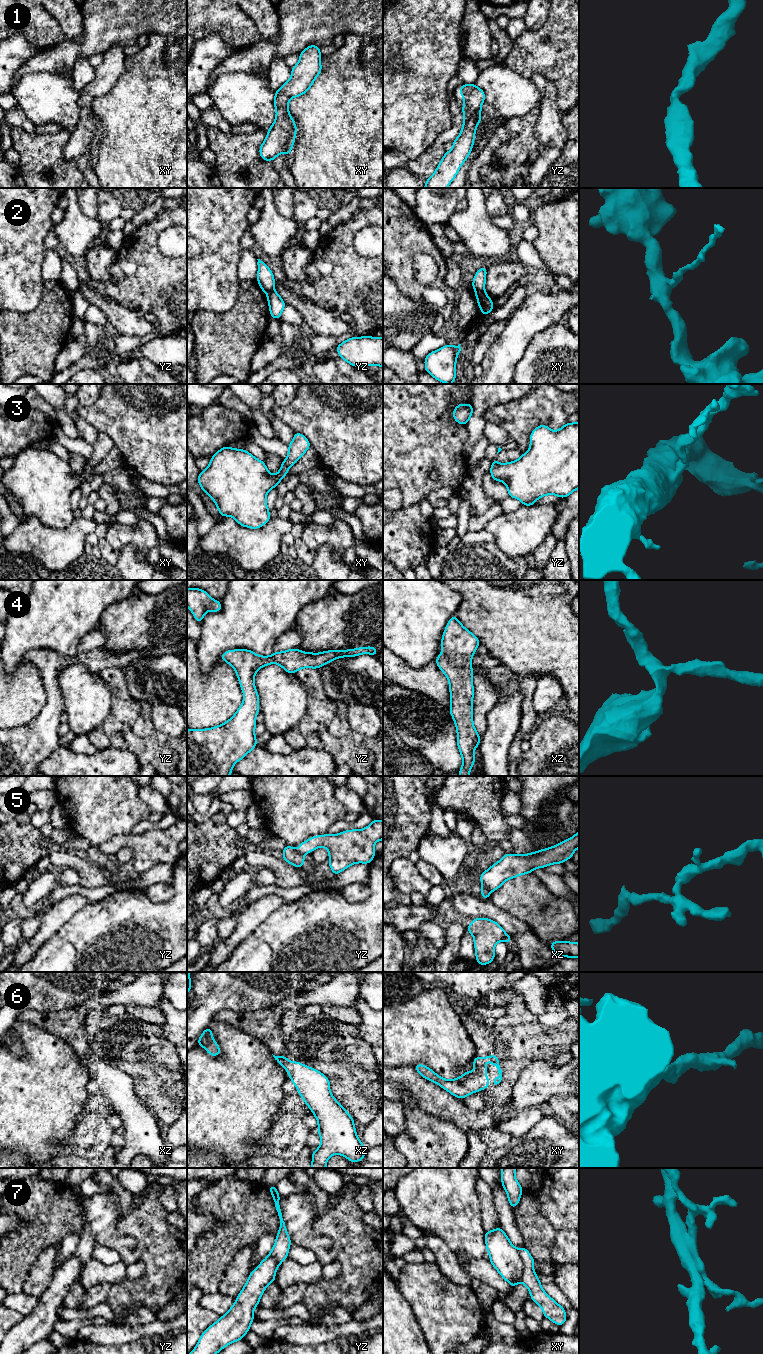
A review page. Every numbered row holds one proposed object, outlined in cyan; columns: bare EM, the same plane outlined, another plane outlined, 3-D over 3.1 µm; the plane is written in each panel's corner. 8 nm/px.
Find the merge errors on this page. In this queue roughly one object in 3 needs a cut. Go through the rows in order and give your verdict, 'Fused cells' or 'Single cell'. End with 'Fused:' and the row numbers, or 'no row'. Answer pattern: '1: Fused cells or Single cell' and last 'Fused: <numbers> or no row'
1: Single cell
2: Fused cells
3: Single cell
4: Single cell
5: Fused cells
6: Single cell
7: Fused cells
Fused: 2, 5, 7

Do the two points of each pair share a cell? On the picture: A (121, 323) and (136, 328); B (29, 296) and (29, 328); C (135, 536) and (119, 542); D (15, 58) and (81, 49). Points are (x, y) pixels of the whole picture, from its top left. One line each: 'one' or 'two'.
A: one
B: two
C: one
D: two

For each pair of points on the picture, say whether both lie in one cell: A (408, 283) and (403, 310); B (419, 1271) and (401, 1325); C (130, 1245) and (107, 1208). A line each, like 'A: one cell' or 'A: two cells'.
A: two cells
B: two cells
C: one cell

